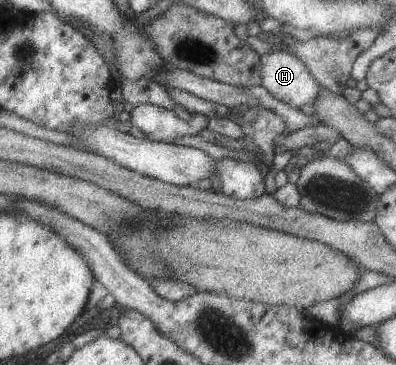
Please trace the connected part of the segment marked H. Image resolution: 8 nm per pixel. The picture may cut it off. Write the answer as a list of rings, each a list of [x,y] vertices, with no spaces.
[[[290,51],[260,55],[261,85],[274,98],[293,107],[315,104],[321,84],[307,66]]]

